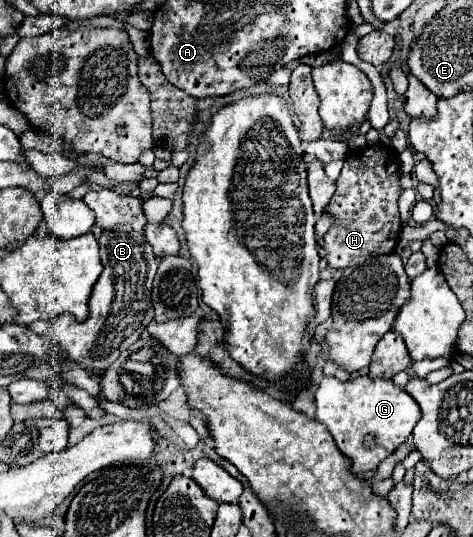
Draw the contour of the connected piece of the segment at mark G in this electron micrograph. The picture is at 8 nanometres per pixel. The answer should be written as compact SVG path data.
M324 377L316 391L314 419L328 427L338 449L352 461L350 471L362 475L364 471L374 471L382 459L406 441L420 419L420 407L392 379L356 377L342 383L336 377Z

